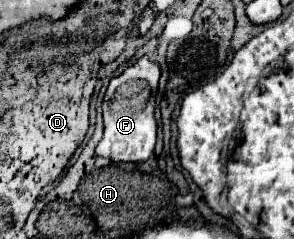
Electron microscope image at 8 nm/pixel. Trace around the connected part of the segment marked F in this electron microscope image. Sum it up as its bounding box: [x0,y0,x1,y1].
[96,56,160,162]

